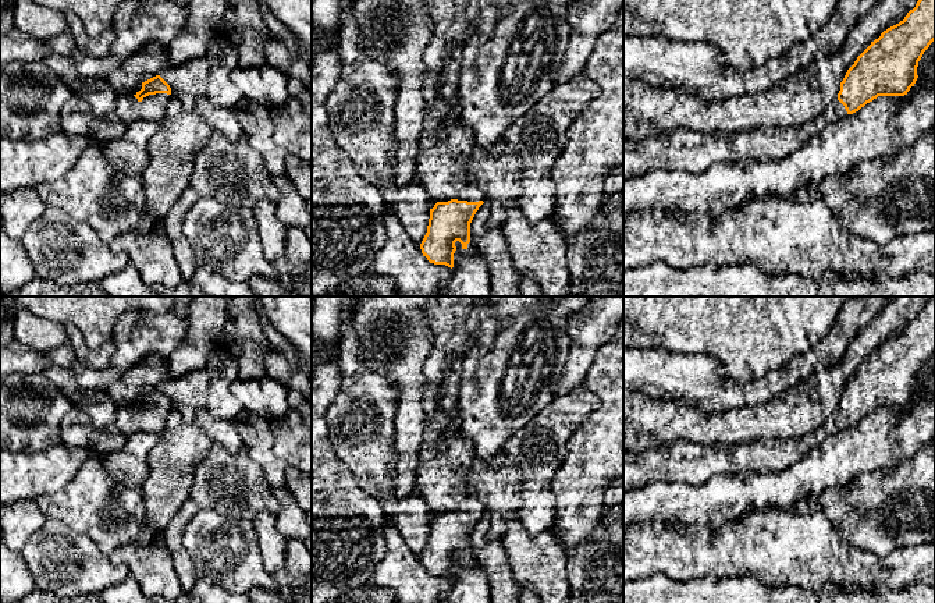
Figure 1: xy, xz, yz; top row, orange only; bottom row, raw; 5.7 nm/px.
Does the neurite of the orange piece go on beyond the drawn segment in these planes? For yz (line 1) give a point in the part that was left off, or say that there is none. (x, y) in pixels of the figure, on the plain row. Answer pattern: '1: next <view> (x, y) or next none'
1: next yz (686, 463)

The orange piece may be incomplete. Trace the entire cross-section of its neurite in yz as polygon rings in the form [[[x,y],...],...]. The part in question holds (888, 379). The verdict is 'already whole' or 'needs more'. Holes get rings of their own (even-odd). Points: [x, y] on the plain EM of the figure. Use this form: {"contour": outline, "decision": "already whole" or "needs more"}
{"contour": [[[932,297],[903,333],[888,340],[857,369],[847,382],[838,411],[821,426],[793,439],[760,439],[737,446],[700,446],[678,440],[669,447],[647,450],[641,454],[623,451],[623,493],[644,487],[653,482],[700,486],[715,475],[736,475],[749,471],[783,471],[828,436],[853,426],[878,408],[904,408],[914,398],[917,379],[924,363],[935,352],[935,297]]], "decision": "needs more"}

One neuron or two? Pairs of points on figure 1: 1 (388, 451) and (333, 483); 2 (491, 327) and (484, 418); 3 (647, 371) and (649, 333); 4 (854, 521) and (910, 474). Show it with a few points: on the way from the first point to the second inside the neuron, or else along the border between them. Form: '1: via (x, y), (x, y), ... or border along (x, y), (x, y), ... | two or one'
1: border along (333, 446), (359, 486), (373, 497) | two
2: via (486, 350), (484, 396) | one
3: border along (637, 347), (681, 353) | two
4: via (868, 514), (896, 488) | one

